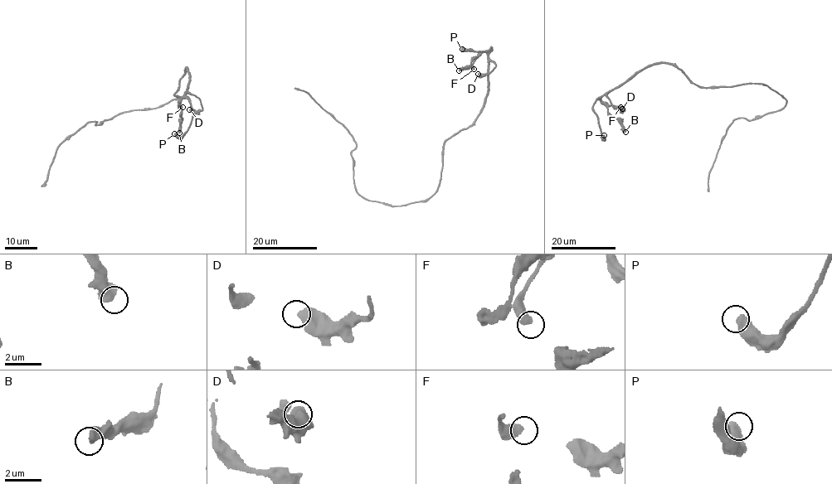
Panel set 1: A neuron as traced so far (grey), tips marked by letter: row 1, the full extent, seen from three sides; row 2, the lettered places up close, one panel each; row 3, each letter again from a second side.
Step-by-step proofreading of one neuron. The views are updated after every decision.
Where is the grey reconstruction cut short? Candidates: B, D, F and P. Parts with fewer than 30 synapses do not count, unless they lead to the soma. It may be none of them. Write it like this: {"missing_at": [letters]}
{"missing_at": []}

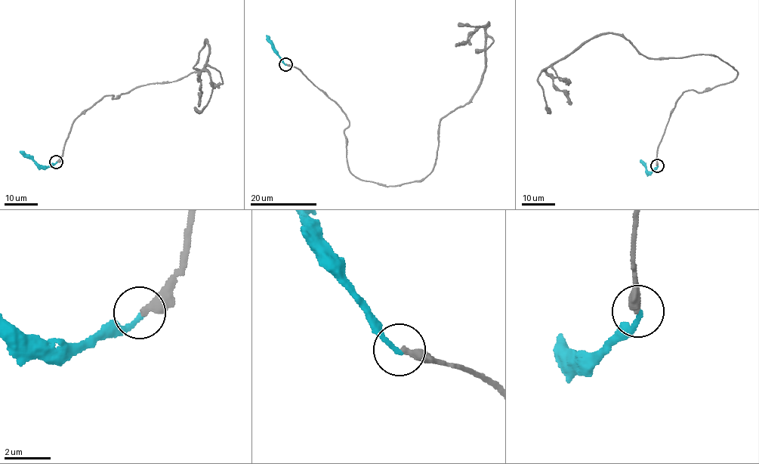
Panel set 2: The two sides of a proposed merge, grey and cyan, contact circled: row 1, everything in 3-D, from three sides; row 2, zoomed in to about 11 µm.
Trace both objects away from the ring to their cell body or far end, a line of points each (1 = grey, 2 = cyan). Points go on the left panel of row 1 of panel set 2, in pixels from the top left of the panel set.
1: (57, 162), (74, 119), (105, 96), (205, 71), (192, 68), (206, 39), (212, 87), (202, 110), (193, 107)
2: (57, 162), (48, 166), (40, 166), (20, 151)

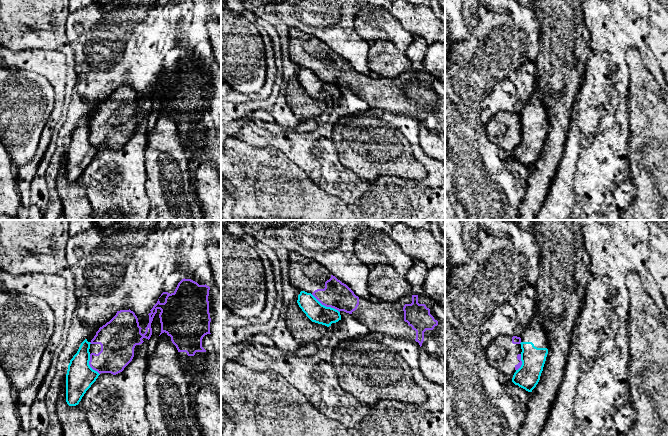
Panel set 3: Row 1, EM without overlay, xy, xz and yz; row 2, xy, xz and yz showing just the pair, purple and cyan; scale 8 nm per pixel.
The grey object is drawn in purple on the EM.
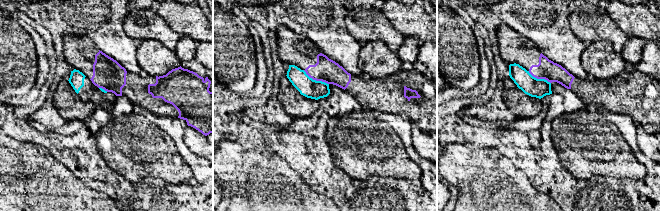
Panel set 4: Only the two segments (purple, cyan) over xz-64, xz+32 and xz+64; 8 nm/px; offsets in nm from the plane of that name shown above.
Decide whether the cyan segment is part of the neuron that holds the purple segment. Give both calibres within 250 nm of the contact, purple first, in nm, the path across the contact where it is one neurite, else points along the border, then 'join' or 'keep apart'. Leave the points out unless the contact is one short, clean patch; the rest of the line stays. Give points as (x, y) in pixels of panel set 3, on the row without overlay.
220 nm thick on the purple side, 160 nm on the other; border along xz (311, 70), (322, 80), (333, 83), (339, 88); keep apart

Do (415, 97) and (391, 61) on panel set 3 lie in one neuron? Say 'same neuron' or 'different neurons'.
different neurons

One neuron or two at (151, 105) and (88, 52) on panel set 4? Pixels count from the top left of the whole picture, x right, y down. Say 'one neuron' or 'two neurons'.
one neuron

